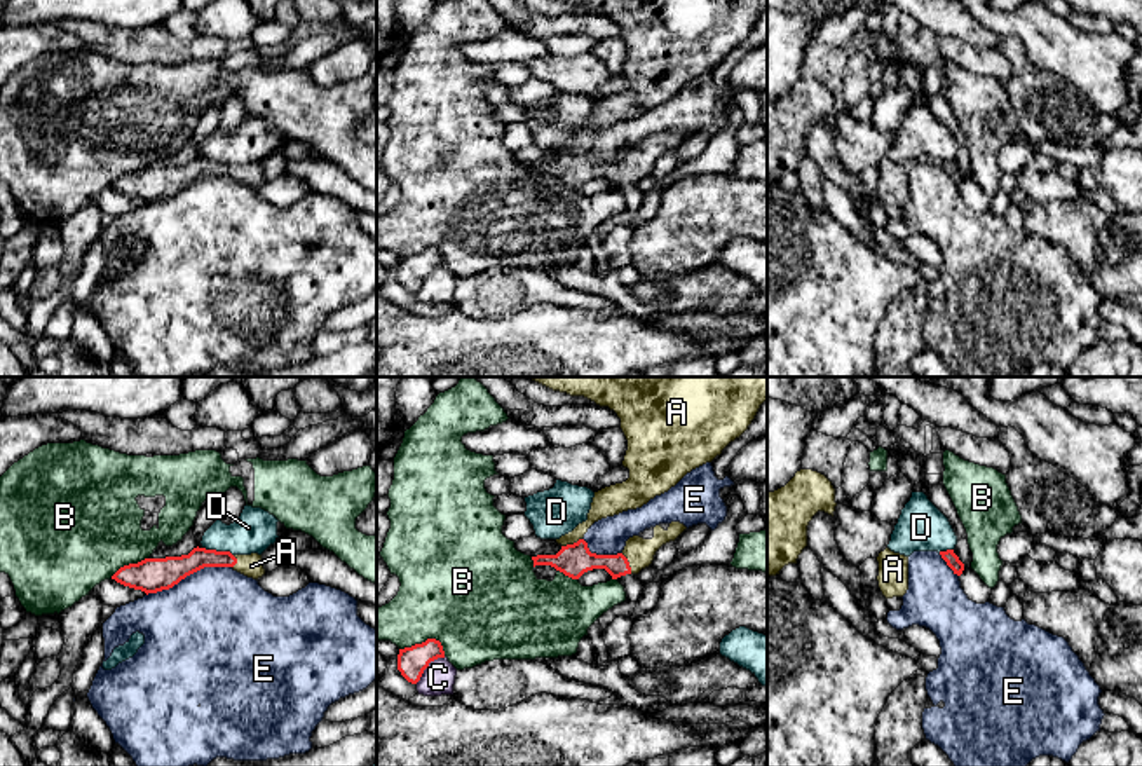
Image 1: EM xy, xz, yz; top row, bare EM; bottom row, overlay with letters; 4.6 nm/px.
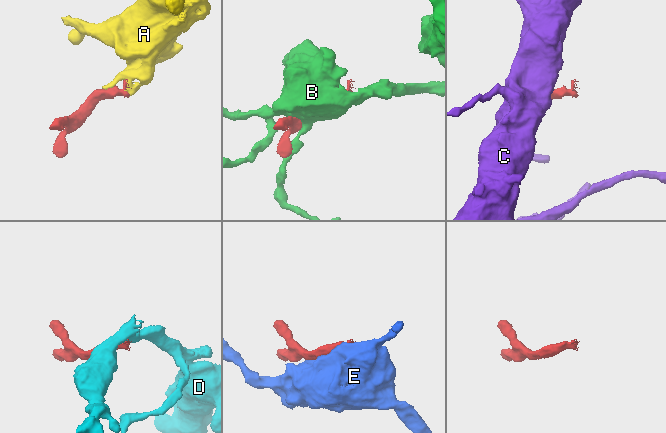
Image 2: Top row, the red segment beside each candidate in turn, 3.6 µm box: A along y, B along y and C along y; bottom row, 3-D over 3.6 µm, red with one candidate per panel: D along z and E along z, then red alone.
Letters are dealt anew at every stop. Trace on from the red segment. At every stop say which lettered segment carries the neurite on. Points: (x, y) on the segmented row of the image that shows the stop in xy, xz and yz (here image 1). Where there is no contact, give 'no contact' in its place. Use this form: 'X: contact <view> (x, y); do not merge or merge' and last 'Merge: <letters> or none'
A: contact xz (570, 545); merge
B: contact xz (426, 641); do not merge
C: contact xz (428, 665); do not merge
D: contact xy (218, 552); do not merge
E: contact xy (189, 574); do not merge
Merge: A

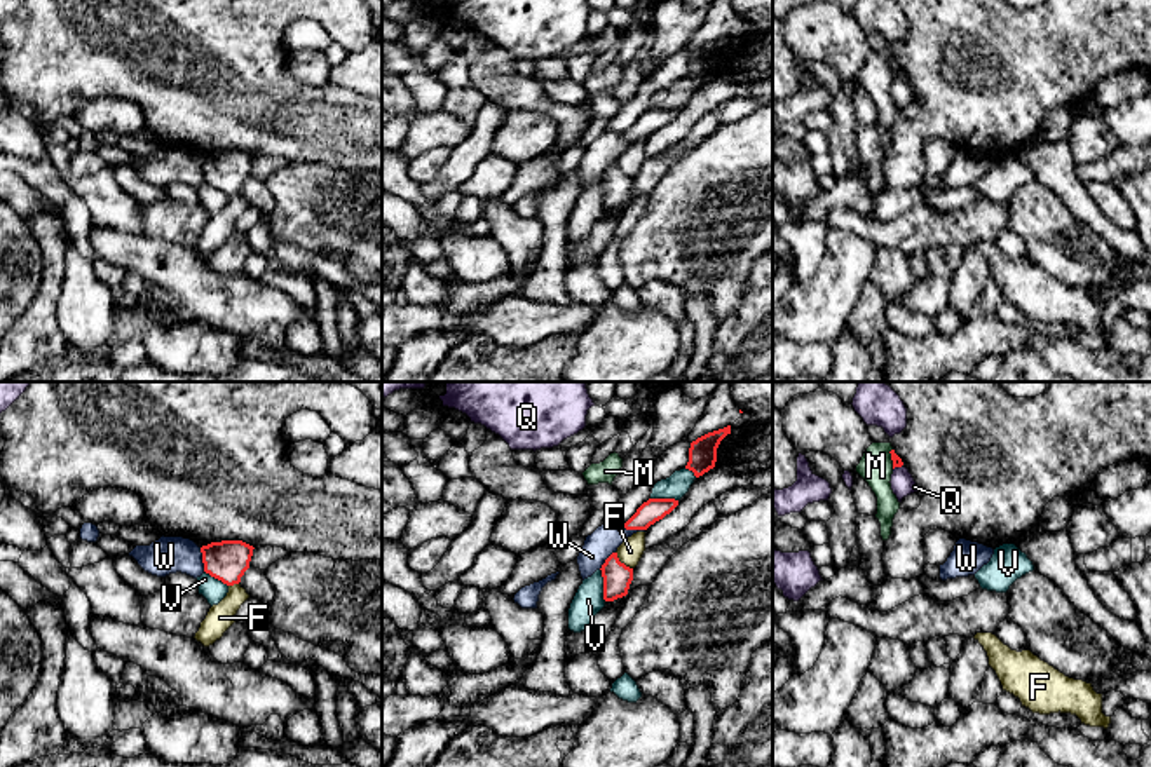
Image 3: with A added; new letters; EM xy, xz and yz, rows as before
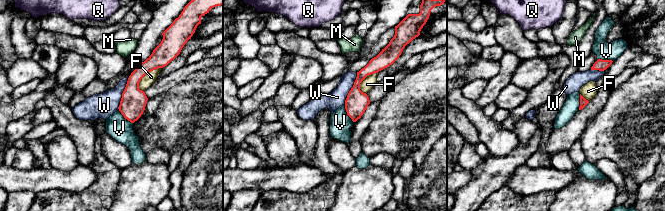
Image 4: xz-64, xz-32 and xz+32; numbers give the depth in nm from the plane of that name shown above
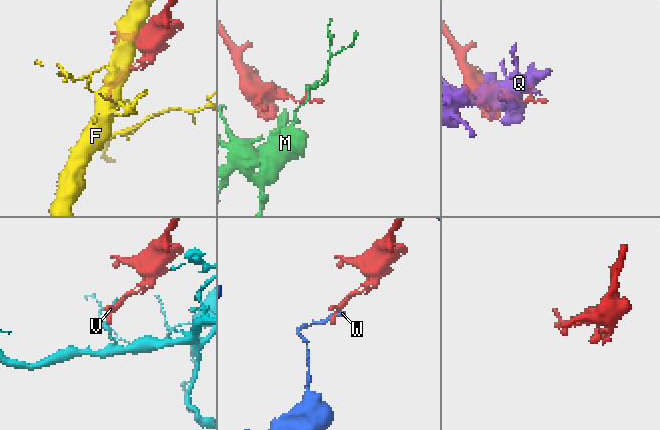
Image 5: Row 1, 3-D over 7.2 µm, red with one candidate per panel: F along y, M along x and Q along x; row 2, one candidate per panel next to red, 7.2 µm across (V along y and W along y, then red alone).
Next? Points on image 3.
F: contact xz (619, 562); do not merge
M: contact yz (892, 459); do not merge
Q: contact yz (897, 466); do not merge
V: contact xz (604, 584); do not merge
W: contact xy (203, 560); do not merge
Merge: none

